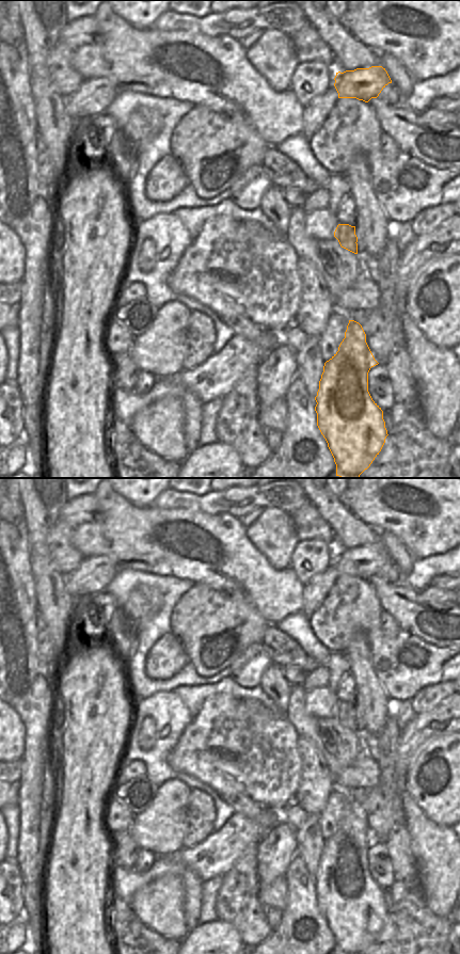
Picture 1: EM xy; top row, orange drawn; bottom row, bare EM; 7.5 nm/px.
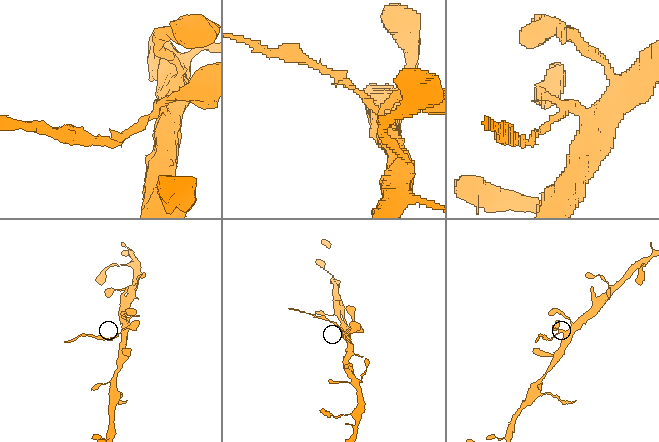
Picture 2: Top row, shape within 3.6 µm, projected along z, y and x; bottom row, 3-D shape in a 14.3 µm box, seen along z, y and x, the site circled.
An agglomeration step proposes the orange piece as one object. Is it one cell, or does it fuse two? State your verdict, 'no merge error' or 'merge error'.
merge error

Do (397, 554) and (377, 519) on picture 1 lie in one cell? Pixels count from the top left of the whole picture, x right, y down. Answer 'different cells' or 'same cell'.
different cells

